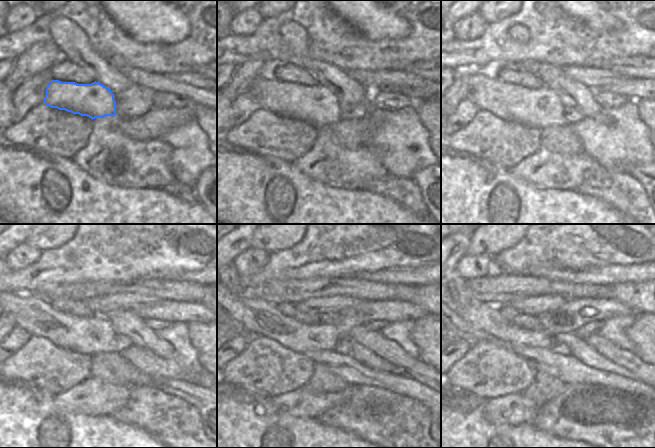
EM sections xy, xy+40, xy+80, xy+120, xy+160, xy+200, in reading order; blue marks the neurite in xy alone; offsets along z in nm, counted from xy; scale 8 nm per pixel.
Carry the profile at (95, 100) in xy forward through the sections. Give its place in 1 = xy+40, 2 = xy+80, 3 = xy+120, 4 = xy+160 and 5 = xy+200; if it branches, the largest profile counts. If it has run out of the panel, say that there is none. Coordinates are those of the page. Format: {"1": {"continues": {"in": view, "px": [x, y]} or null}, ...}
{"1": {"continues": {"in": "xy+40", "px": [316, 105]}}, "2": {"continues": {"in": "xy+80", "px": [540, 108]}}, "3": {"continues": {"in": "xy+120", "px": [94, 334]}}, "4": {"continues": {"in": "xy+160", "px": [261, 318]}}, "5": {"continues": {"in": "xy+200", "px": [485, 316]}}}

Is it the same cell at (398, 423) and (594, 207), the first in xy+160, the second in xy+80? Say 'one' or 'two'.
two

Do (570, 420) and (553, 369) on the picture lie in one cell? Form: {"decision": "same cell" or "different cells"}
{"decision": "different cells"}

